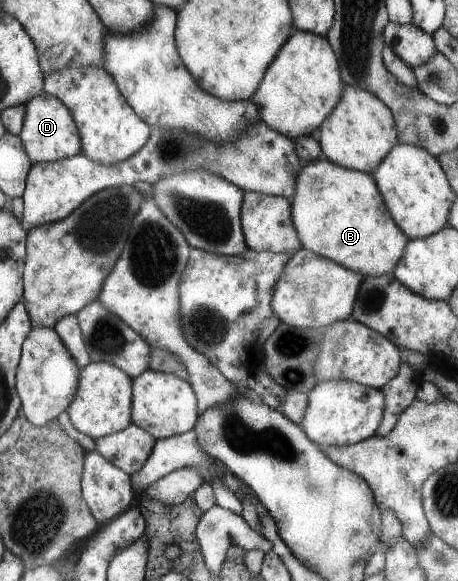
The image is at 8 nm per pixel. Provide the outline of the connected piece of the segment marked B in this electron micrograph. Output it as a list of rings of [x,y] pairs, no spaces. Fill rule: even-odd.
[[[324,155],[312,162],[304,162],[300,176],[296,176],[296,192],[292,196],[292,220],[302,247],[358,272],[363,278],[393,274],[398,260],[404,256],[408,235],[394,222],[383,196],[371,174],[344,168],[330,162]]]

